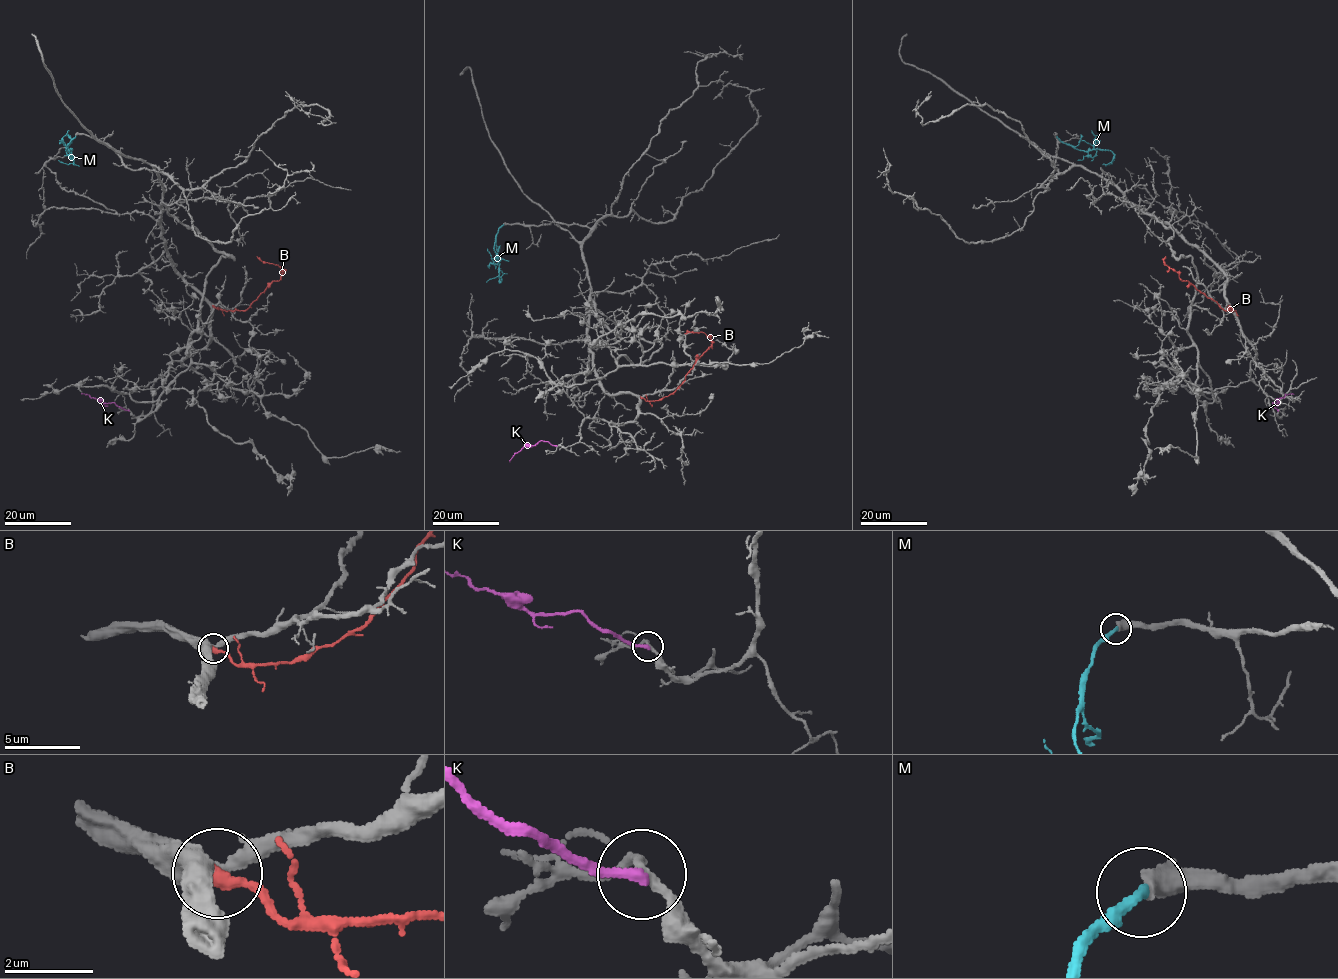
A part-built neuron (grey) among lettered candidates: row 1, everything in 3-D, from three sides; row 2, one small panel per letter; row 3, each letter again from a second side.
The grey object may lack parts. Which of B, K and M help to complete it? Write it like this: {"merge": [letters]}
{"merge": ["M"]}

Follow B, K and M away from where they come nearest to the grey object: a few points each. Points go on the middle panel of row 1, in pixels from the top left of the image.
B: (641, 397), (657, 400), (673, 393), (711, 345), (712, 340), (704, 333), (684, 333)
K: (556, 446), (540, 441), (523, 447), (510, 462)
M: (503, 225), (497, 231), (494, 246), (501, 279), (496, 276), (486, 282)

